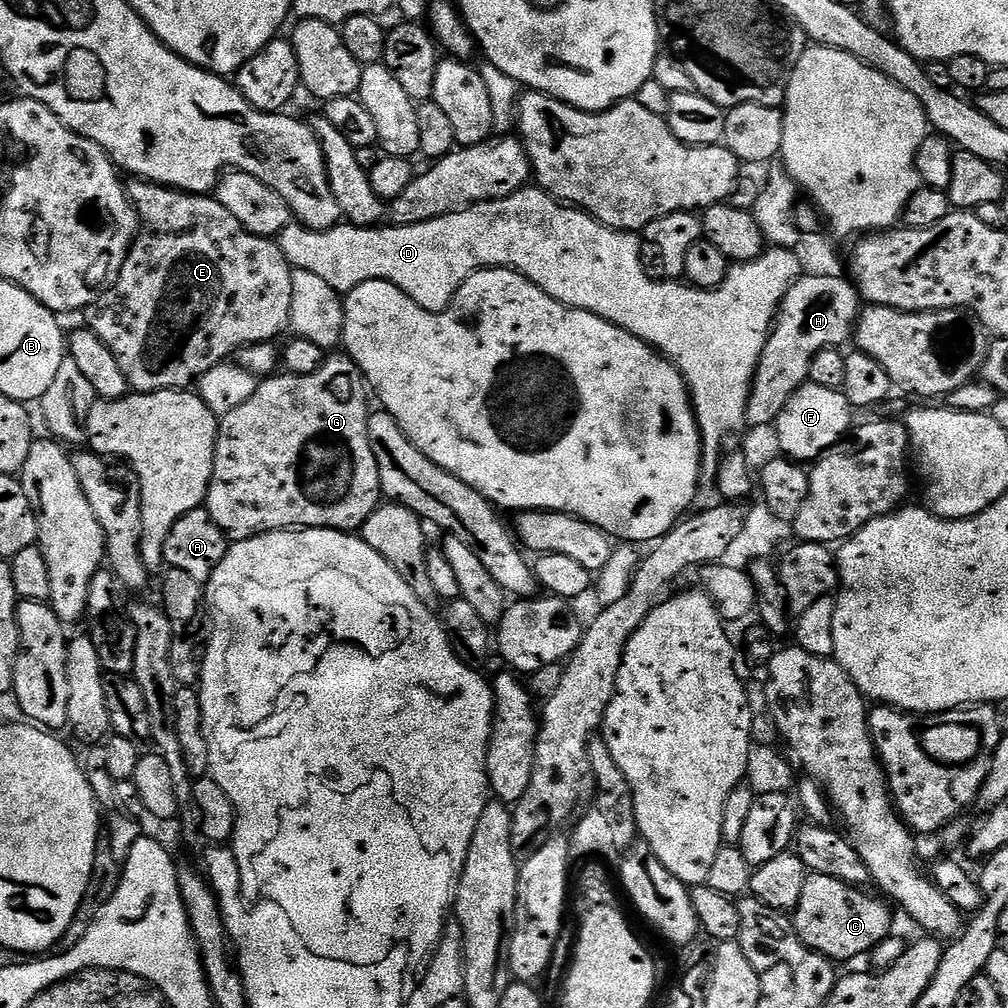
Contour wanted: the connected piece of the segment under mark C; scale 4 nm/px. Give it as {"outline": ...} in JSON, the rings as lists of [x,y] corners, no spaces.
{"outline":[[[809,875],[806,886],[802,886],[802,902],[798,902],[794,913],[796,936],[807,948],[821,952],[833,962],[852,960],[855,956],[867,957],[872,948],[878,946],[878,942],[882,942],[893,931],[893,909],[883,899],[880,900],[867,896],[859,887],[838,882],[838,878]]]}

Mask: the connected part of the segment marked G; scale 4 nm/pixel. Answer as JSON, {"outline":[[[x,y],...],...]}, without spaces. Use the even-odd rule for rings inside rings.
{"outline":[[[339,354],[333,358],[325,359],[324,364],[314,372],[314,374],[306,374],[305,376],[290,376],[287,374],[273,374],[267,378],[261,379],[256,386],[254,398],[250,398],[242,406],[238,406],[238,410],[234,410],[231,414],[219,417],[218,427],[216,429],[216,449],[214,450],[214,470],[212,471],[212,481],[208,487],[208,499],[206,507],[210,518],[214,518],[214,522],[218,522],[218,526],[223,530],[229,541],[249,540],[255,536],[261,536],[267,532],[278,532],[281,530],[299,530],[301,528],[332,528],[336,532],[355,533],[357,530],[363,529],[366,518],[370,518],[370,514],[374,514],[374,510],[380,507],[382,503],[382,493],[380,491],[380,479],[378,478],[378,462],[374,462],[374,450],[370,450],[370,434],[368,433],[368,417],[370,415],[370,407],[368,408],[368,396],[370,400],[370,388],[366,383],[363,374],[360,373],[360,367],[349,360],[347,355]]]}

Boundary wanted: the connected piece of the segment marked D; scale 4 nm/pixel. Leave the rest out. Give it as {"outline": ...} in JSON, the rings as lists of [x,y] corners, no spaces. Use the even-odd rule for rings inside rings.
{"outline":[[[525,186],[501,200],[464,206],[458,212],[448,212],[421,224],[387,227],[373,230],[341,222],[326,232],[316,232],[313,228],[293,222],[280,231],[278,243],[293,269],[318,274],[318,278],[323,278],[338,293],[347,294],[354,290],[354,286],[367,280],[385,280],[398,286],[398,290],[414,298],[414,302],[428,312],[442,312],[452,305],[454,294],[462,282],[481,268],[515,268],[543,292],[550,294],[550,298],[600,316],[668,357],[668,361],[682,374],[688,393],[692,395],[692,406],[704,442],[701,473],[705,477],[715,477],[719,473],[722,464],[720,443],[731,432],[745,427],[752,380],[768,341],[768,333],[772,330],[784,295],[802,275],[795,251],[769,247],[748,264],[733,263],[717,288],[693,288],[687,283],[669,282],[664,278],[651,280],[644,273],[644,264],[640,261],[642,240],[637,233],[607,228],[579,208],[562,206],[561,201],[555,200],[539,186]]]}

